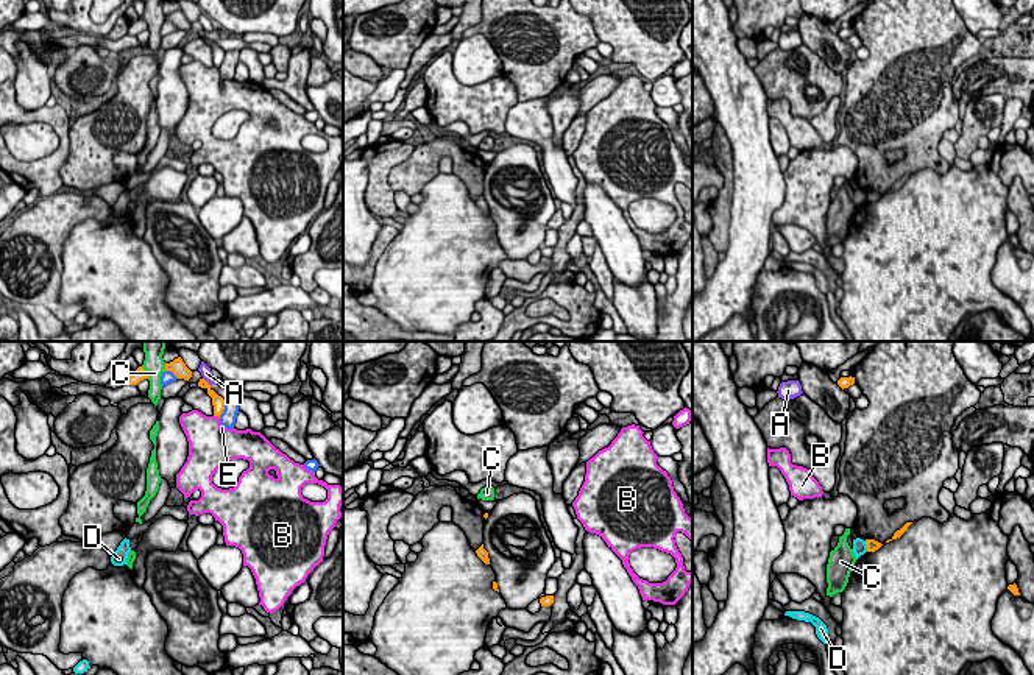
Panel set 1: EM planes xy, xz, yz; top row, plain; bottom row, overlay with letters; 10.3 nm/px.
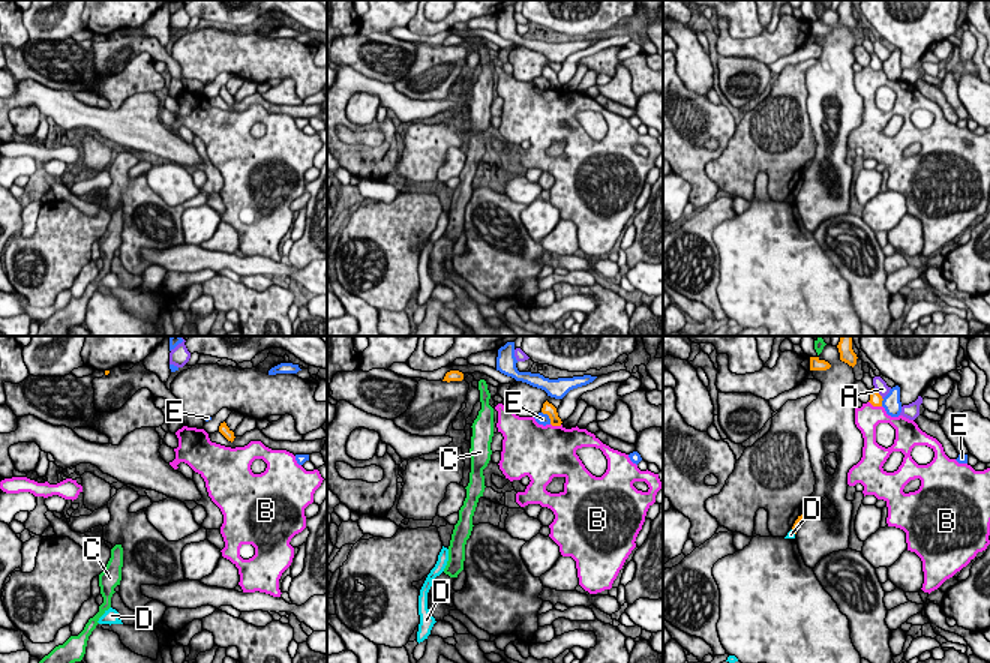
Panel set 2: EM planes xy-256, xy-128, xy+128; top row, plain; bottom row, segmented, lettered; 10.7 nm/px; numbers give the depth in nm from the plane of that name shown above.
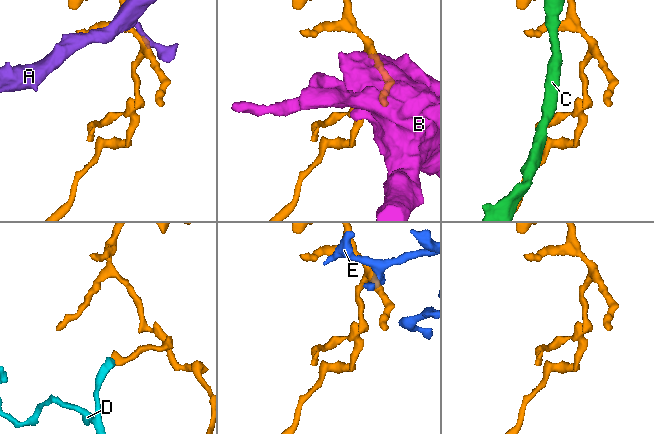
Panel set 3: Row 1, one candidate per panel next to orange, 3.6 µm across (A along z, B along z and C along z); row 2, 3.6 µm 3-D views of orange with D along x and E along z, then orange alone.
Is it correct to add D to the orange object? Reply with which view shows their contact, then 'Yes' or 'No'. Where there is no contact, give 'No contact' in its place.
Touches orange in yz. No

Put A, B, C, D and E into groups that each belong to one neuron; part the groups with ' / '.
A / B / C / D / E

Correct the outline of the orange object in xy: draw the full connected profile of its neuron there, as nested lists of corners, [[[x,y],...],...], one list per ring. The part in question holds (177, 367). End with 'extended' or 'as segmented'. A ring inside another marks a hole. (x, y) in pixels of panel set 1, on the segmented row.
[[[181,357],[175,359],[170,363],[165,363],[165,371],[172,371],[178,379],[189,380],[192,377],[192,371],[186,366]]]; as segmented

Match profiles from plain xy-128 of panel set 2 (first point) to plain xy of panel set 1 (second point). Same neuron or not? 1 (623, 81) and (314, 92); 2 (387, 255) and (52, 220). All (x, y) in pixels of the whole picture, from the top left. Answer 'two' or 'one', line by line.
1: two
2: one

